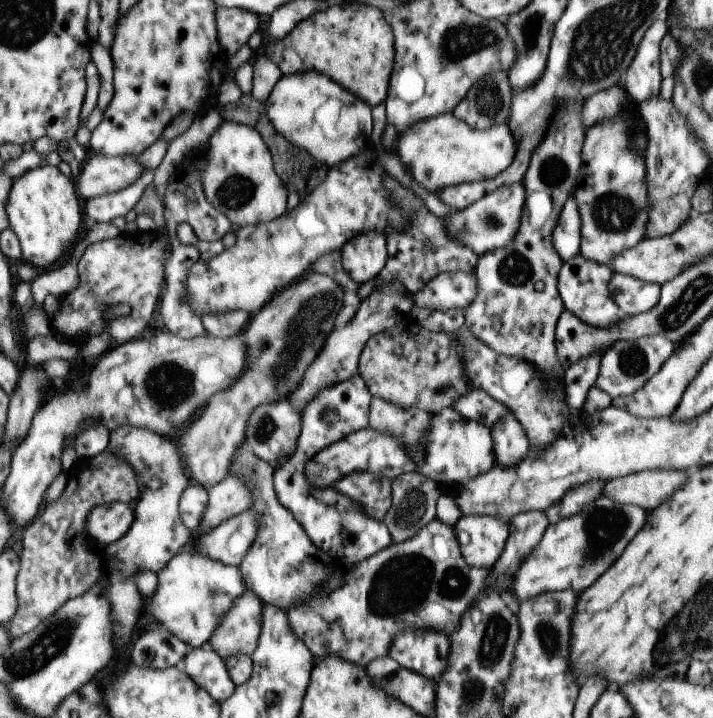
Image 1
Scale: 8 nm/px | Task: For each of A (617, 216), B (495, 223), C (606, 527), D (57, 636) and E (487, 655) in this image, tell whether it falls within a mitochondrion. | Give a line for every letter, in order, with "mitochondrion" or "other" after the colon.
A: mitochondrion
B: mitochondrion
C: mitochondrion
D: mitochondrion
E: mitochondrion

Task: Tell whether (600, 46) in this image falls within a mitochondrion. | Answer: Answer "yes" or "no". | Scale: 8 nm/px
yes

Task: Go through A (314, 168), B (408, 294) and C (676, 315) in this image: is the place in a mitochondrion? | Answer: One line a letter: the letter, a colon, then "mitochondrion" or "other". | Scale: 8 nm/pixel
A: other
B: other
C: mitochondrion

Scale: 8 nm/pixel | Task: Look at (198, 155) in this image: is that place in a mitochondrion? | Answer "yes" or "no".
no

